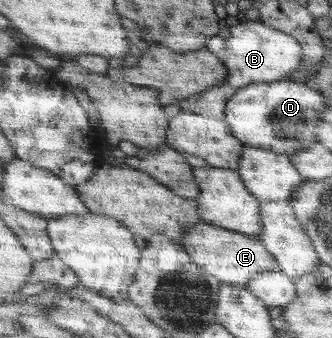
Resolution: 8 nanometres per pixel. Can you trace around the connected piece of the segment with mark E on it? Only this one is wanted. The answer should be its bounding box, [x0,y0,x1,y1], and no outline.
[178,223,282,284]

